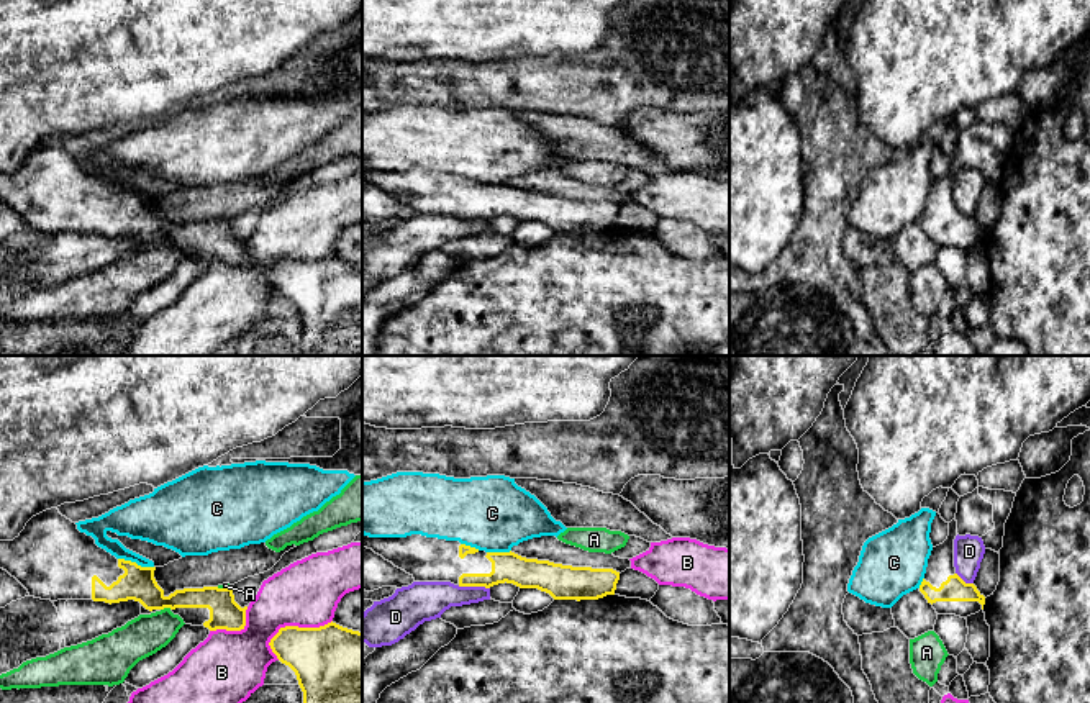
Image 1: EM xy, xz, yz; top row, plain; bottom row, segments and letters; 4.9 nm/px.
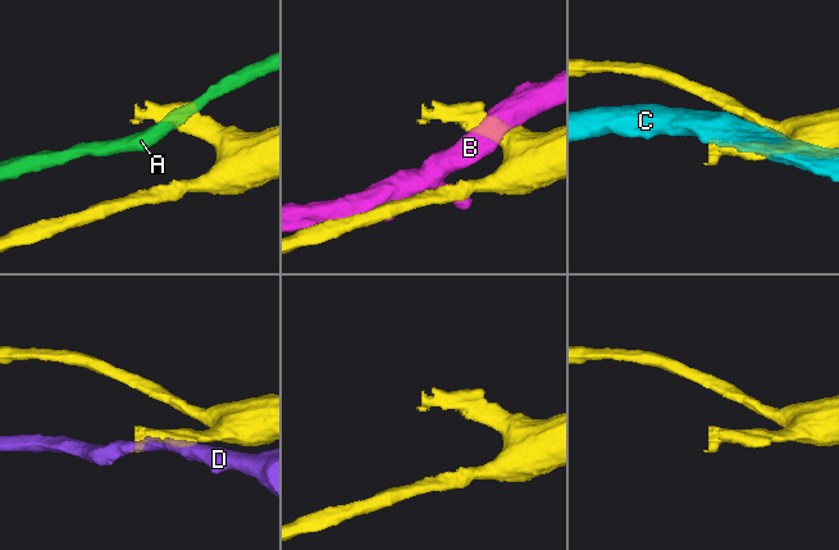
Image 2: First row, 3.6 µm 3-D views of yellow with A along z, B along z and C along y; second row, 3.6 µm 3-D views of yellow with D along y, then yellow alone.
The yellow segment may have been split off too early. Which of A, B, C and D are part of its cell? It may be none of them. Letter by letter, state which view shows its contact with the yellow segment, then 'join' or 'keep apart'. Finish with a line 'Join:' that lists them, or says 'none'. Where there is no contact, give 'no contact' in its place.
A: xy | keep apart
B: xy | keep apart
C: xy | keep apart
D: xz | keep apart
Join: none

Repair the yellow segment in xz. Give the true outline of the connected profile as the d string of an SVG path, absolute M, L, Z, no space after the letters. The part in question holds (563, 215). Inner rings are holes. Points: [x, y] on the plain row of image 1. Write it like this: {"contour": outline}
{"contour": "M411 167L406 170L369 170L362 179L372 182L415 215L451 215L459 220L513 216L538 221L554 233L598 233L615 228L620 205L613 202L572 200L549 193L526 192L515 185L485 185L461 177Z"}

